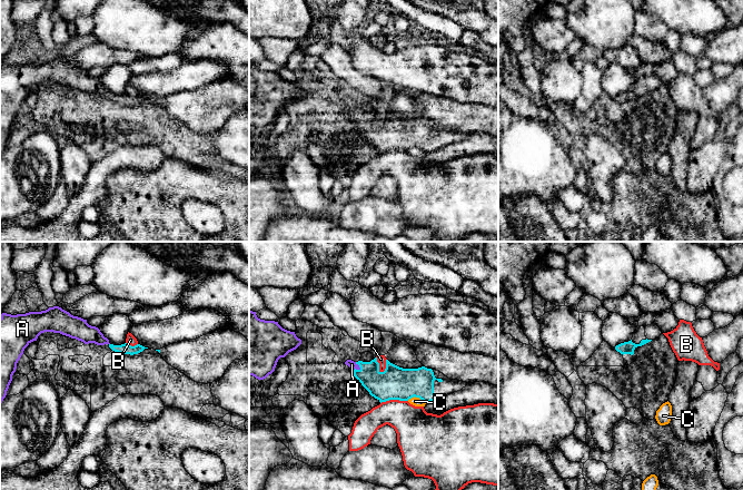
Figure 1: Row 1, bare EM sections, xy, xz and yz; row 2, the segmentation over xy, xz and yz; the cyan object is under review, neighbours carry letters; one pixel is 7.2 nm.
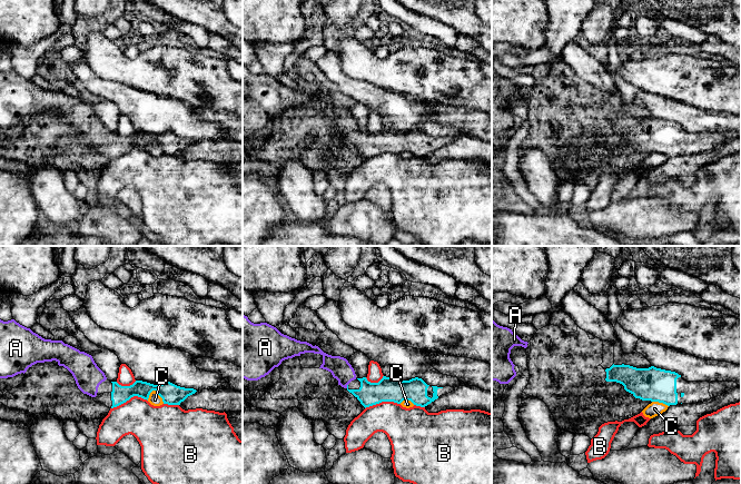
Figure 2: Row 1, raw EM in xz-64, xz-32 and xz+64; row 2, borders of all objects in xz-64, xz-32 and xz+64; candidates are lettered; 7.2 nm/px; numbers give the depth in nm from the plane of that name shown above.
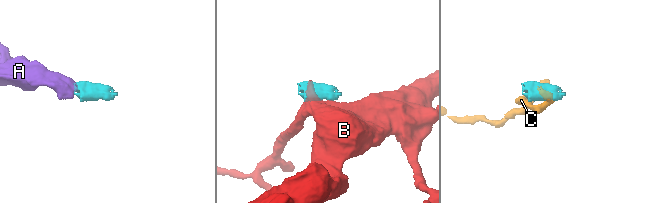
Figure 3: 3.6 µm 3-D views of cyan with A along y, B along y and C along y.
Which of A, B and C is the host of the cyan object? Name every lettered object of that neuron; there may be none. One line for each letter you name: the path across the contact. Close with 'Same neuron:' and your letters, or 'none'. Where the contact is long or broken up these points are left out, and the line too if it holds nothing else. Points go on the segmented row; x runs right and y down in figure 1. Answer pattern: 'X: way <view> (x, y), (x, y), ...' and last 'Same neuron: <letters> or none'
A: way xz (386, 385), (376, 383), (359, 366), (352, 364)
Same neuron: A

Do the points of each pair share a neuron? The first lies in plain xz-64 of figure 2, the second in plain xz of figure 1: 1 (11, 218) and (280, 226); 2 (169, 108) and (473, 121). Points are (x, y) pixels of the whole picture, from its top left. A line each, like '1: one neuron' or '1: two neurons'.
1: two neurons
2: two neurons

